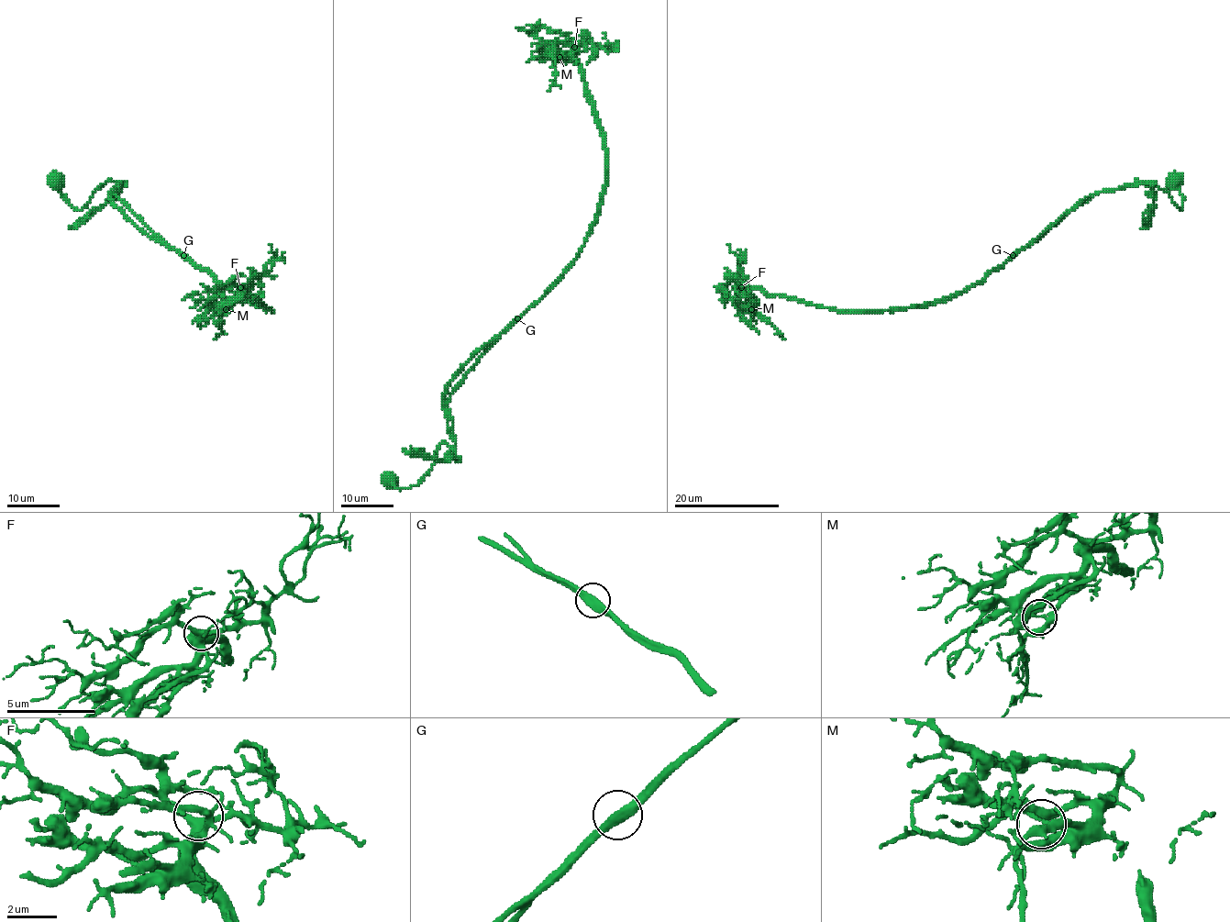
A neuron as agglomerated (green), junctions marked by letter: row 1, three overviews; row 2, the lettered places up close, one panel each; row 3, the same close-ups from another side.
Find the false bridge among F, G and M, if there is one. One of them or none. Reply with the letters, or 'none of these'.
none of these

